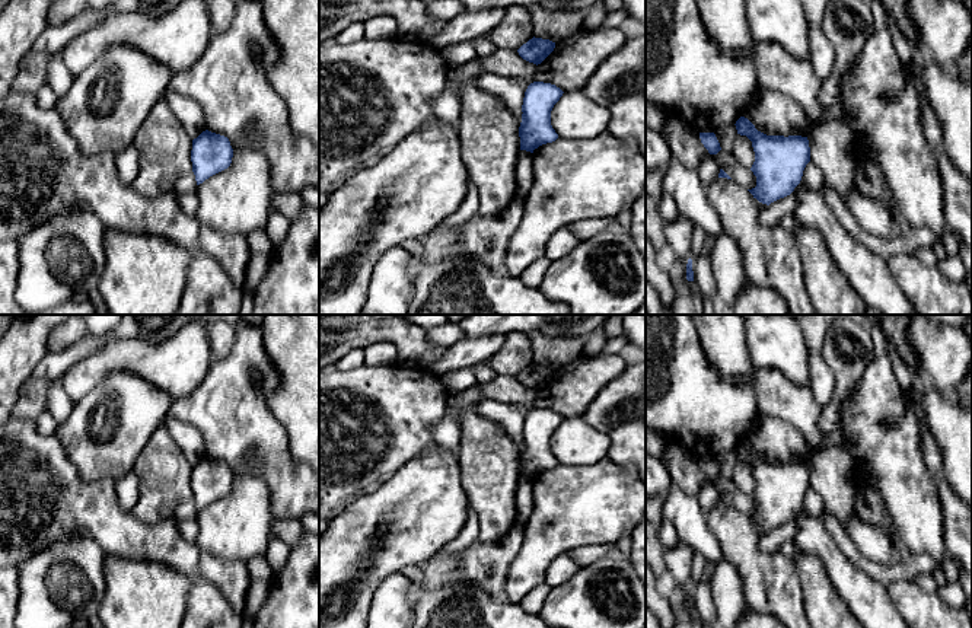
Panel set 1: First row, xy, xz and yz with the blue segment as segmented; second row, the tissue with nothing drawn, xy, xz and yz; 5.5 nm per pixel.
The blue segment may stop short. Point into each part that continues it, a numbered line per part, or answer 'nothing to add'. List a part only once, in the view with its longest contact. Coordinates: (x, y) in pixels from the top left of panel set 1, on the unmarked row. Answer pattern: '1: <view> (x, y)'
nothing to add

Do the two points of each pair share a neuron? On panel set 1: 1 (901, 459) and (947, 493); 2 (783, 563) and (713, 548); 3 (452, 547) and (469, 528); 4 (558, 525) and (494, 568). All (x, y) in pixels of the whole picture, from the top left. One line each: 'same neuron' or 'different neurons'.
1: different neurons
2: different neurons
3: same neuron
4: different neurons

